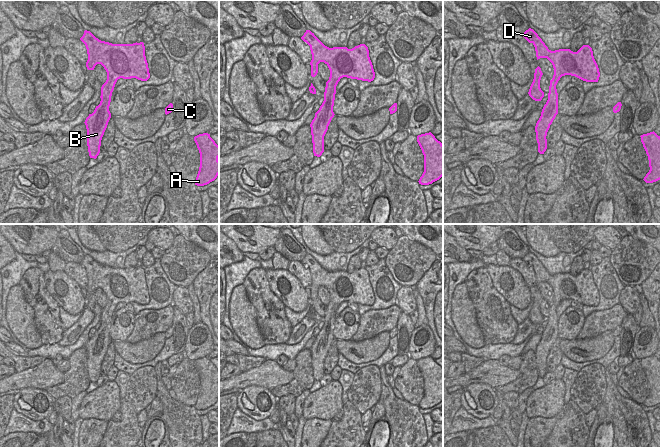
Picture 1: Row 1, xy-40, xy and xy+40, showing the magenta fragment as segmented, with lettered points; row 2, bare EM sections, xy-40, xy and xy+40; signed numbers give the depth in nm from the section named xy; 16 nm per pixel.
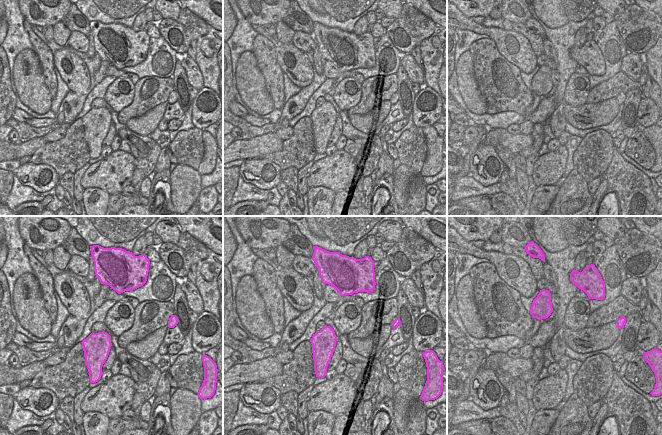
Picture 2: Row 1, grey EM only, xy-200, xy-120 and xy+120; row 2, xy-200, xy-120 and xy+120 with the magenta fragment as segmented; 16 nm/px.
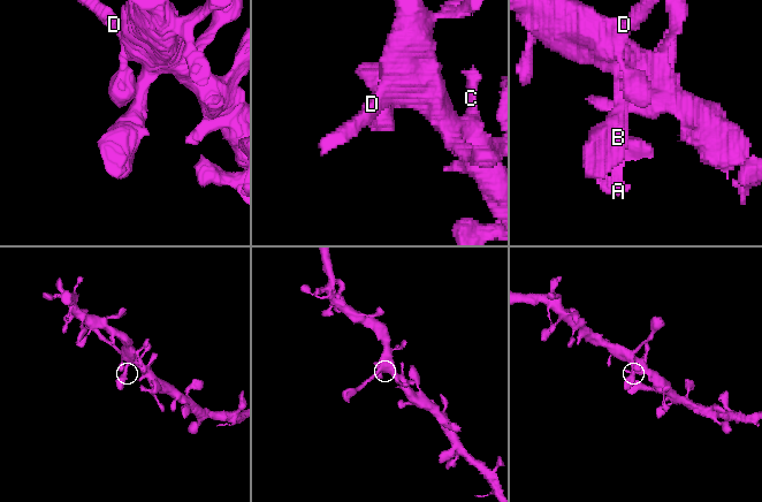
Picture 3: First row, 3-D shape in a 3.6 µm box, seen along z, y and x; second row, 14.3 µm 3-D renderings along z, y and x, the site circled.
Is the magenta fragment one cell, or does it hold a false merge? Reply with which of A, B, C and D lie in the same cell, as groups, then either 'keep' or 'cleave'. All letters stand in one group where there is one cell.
A B C D; keep

